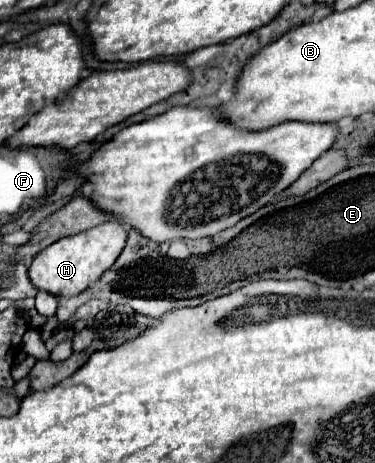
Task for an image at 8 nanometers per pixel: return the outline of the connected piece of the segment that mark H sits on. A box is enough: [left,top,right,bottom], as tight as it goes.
[29,220,127,296]

